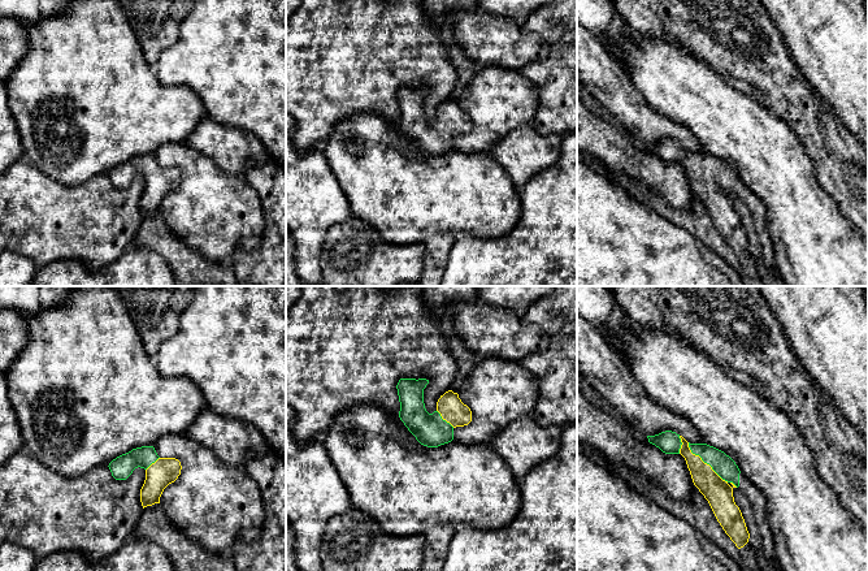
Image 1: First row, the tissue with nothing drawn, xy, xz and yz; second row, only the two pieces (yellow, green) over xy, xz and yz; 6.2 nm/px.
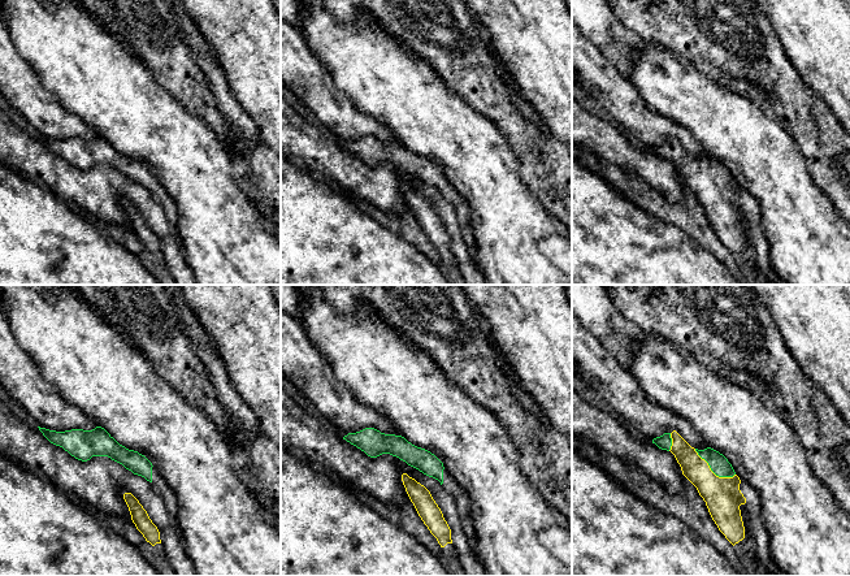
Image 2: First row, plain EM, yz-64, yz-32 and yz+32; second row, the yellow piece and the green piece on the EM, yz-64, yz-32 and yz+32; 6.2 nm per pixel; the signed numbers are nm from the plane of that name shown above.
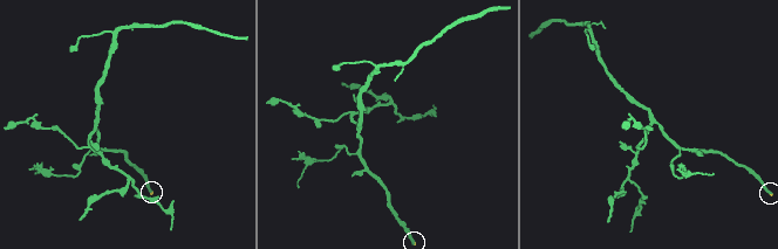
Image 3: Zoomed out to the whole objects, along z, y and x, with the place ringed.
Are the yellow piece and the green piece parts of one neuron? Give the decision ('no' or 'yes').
yes

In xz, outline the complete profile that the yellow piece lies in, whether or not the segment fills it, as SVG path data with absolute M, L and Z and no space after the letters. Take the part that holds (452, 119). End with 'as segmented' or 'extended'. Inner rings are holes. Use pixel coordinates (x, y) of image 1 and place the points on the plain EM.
M426 87L399 88L399 126L421 153L438 156L453 148L456 135L472 130L472 120L457 101L448 99L438 108L437 118L429 122L424 112L424 98L428 92Z | extended

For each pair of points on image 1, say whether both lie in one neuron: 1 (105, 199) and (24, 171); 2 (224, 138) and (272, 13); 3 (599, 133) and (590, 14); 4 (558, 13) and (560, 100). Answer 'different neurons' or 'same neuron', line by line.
1: same neuron
2: different neurons
3: different neurons
4: same neuron

